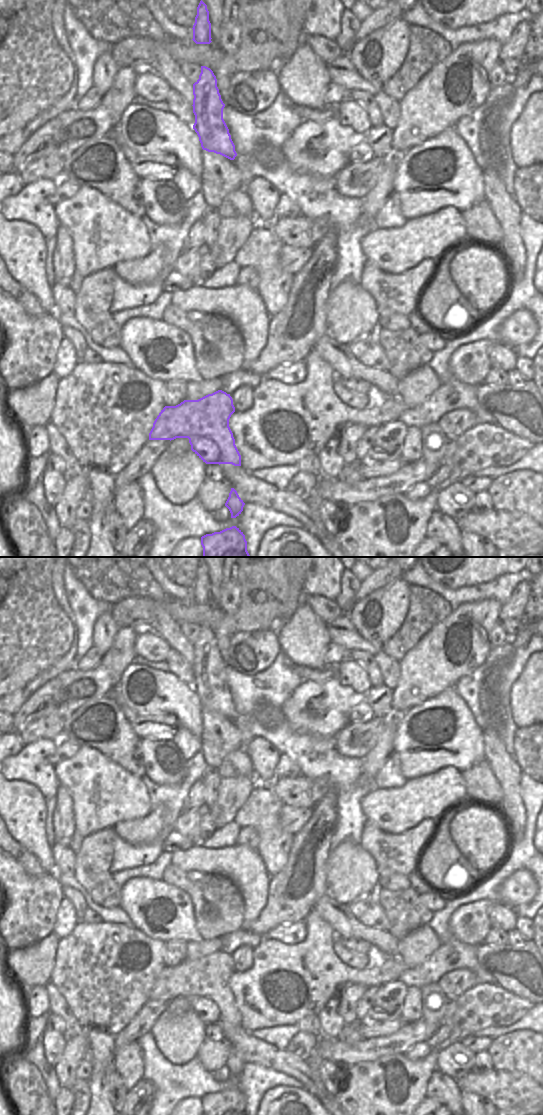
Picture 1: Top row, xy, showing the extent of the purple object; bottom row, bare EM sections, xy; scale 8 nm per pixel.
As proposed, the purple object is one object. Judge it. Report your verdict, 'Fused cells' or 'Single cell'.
Fused cells.

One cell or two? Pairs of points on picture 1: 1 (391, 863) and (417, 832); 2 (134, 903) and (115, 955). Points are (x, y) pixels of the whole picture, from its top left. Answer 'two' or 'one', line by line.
1: one
2: two

